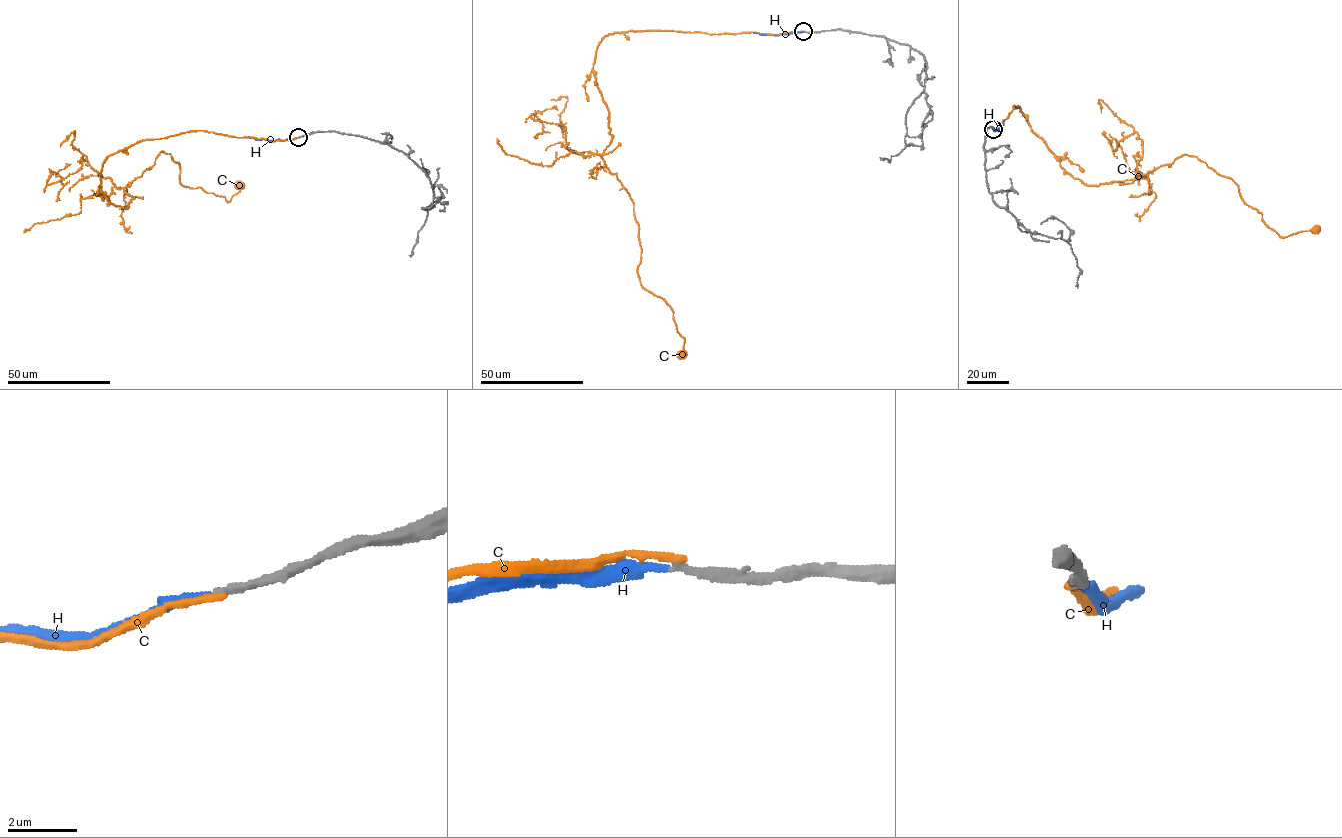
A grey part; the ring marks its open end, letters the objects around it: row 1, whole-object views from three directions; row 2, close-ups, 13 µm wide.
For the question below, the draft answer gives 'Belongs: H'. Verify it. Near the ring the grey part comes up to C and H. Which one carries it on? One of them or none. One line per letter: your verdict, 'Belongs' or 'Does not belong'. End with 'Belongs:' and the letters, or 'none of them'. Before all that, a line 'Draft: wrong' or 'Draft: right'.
Draft: right
C: Does not belong
H: Belongs
Belongs: H

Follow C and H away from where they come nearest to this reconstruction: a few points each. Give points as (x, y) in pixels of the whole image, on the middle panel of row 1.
C: (804, 31), (621, 32), (596, 50), (611, 135), (600, 157), (633, 202), (637, 273), (671, 308), (681, 356)
H: (804, 31), (777, 34), (753, 32)

